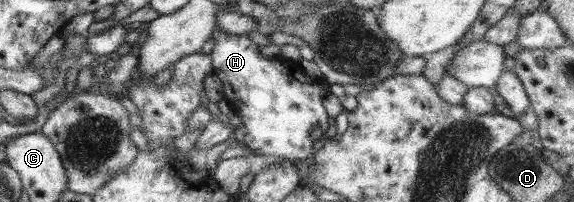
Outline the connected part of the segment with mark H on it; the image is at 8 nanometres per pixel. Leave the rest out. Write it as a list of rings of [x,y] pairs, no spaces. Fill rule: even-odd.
[[[215,27],[211,30],[210,39],[213,49],[210,53],[212,73],[223,83],[223,99],[229,103],[236,118],[242,123],[234,131],[235,139],[249,148],[250,153],[258,156],[273,156],[293,162],[295,159],[304,160],[312,151],[313,143],[329,126],[327,114],[323,108],[323,97],[327,95],[327,84],[320,78],[309,77],[299,63],[289,63],[280,58],[264,59],[258,45],[251,42],[245,34],[233,35]]]

